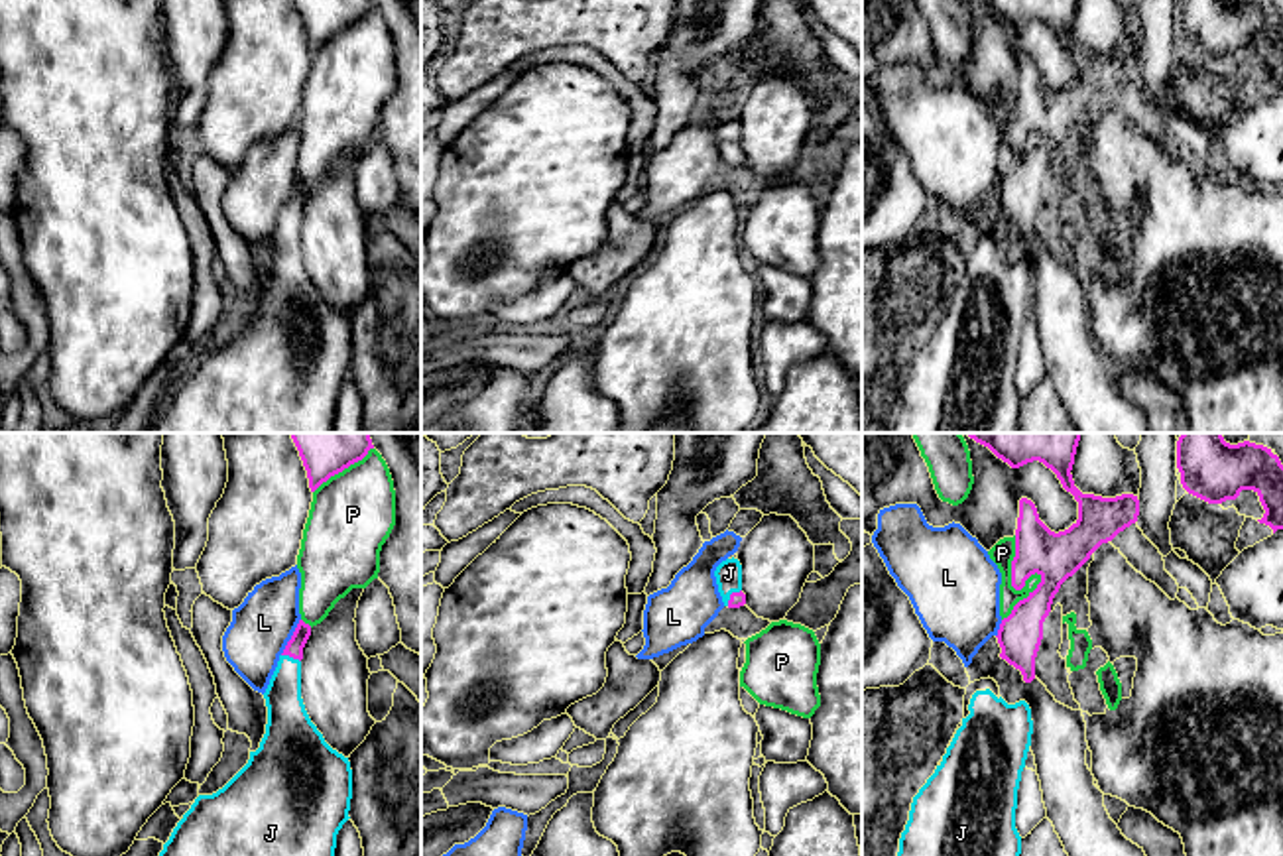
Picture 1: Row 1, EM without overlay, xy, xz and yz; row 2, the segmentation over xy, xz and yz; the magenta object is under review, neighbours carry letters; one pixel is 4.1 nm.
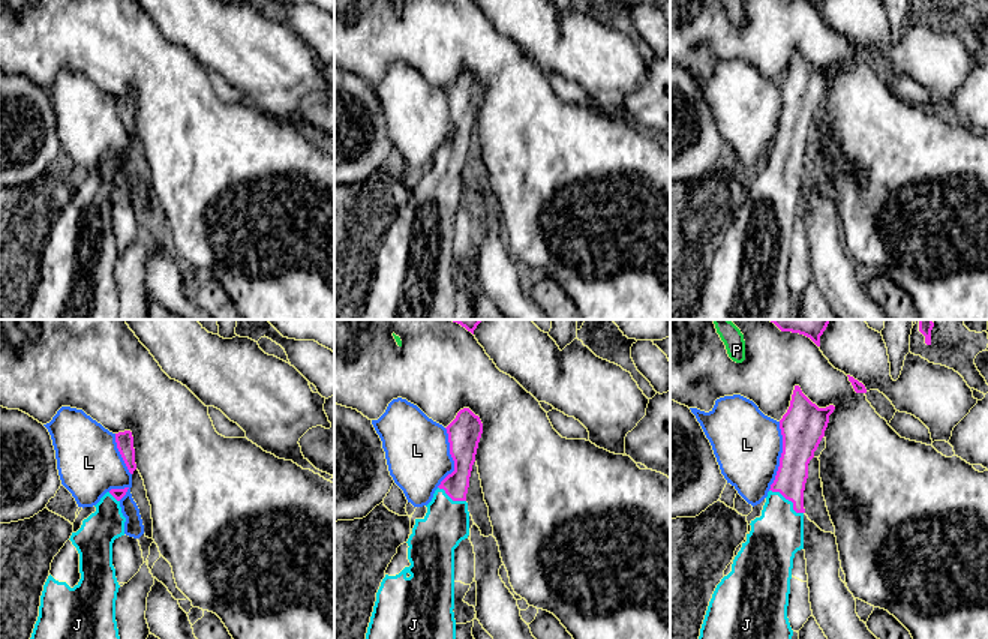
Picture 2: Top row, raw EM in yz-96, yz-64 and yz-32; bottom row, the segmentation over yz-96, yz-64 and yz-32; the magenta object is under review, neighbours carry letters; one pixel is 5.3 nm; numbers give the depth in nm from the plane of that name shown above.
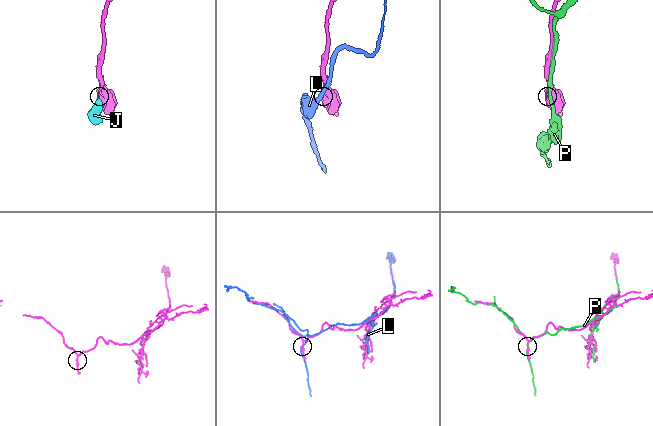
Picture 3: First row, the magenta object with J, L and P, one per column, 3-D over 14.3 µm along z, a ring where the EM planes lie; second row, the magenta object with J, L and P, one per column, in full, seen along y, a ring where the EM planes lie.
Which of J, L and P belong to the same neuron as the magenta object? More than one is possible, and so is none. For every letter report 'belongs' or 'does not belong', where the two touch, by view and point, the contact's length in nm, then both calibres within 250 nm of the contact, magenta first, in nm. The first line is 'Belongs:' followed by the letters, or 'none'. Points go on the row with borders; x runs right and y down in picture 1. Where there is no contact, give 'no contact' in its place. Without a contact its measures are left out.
Belongs: J
J: belongs; contact xz (731, 595); length 90 nm; calibres 60 and 110 nm
L: does not belong; contact xy (292, 636); length 170 nm; calibres 70 and 240 nm
P: does not belong; contact yz (1024, 583); length 360 nm; calibres 190 and 100 nm

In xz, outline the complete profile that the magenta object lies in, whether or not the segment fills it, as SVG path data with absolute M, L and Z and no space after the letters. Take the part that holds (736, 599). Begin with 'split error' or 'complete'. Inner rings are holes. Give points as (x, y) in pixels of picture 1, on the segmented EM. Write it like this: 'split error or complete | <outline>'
split error | M738 559L722 561L716 571L716 584L724 606L740 608L746 604L746 594L742 592L742 565Z

